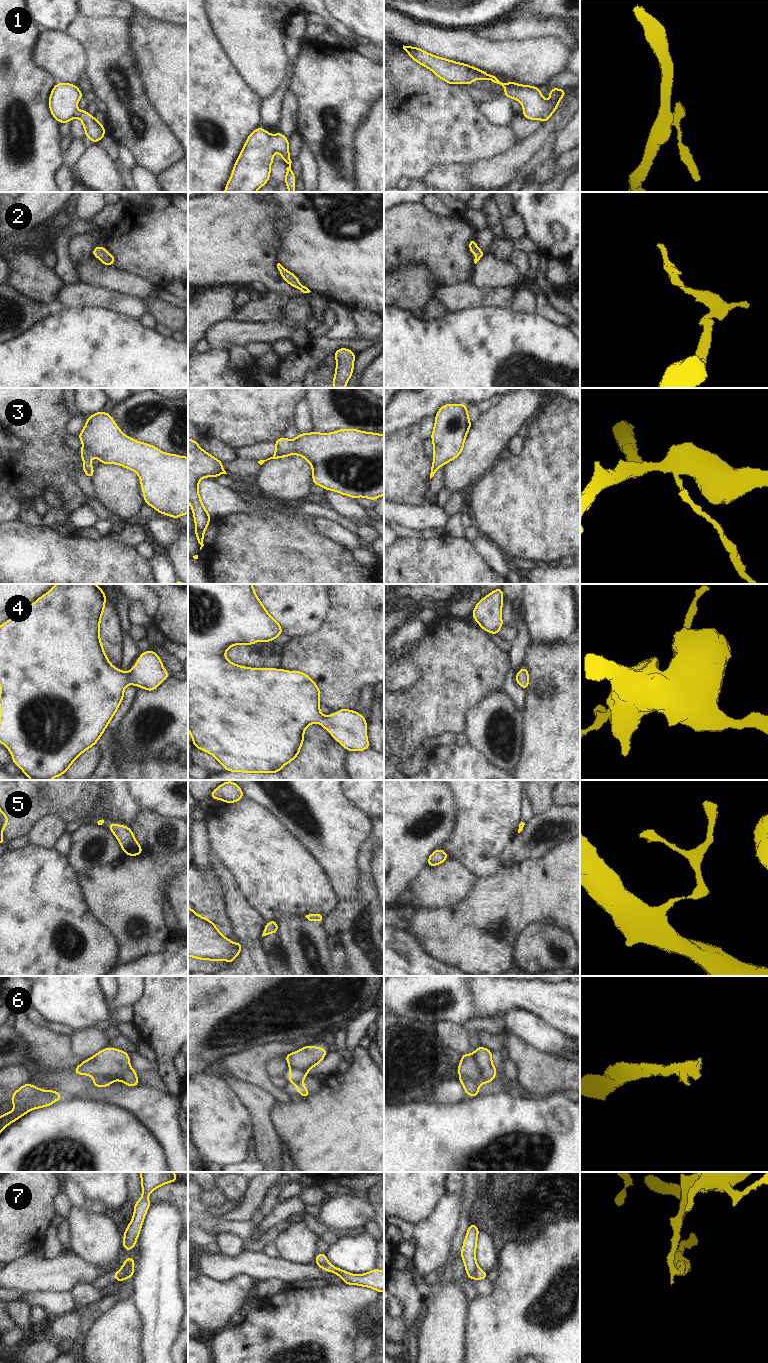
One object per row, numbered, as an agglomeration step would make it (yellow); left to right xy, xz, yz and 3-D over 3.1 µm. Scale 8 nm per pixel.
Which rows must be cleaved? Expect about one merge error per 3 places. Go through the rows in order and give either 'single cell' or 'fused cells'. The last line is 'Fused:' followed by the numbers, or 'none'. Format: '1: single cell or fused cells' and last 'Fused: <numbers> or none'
1: single cell
2: single cell
3: single cell
4: single cell
5: single cell
6: single cell
7: fused cells
Fused: 7

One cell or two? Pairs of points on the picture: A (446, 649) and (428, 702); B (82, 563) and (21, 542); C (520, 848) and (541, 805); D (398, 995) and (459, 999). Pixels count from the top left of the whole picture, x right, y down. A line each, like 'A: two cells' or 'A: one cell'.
A: one cell
B: one cell
C: two cells
D: one cell

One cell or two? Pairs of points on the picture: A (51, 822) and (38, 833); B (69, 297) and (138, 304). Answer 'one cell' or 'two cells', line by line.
A: one cell
B: one cell

